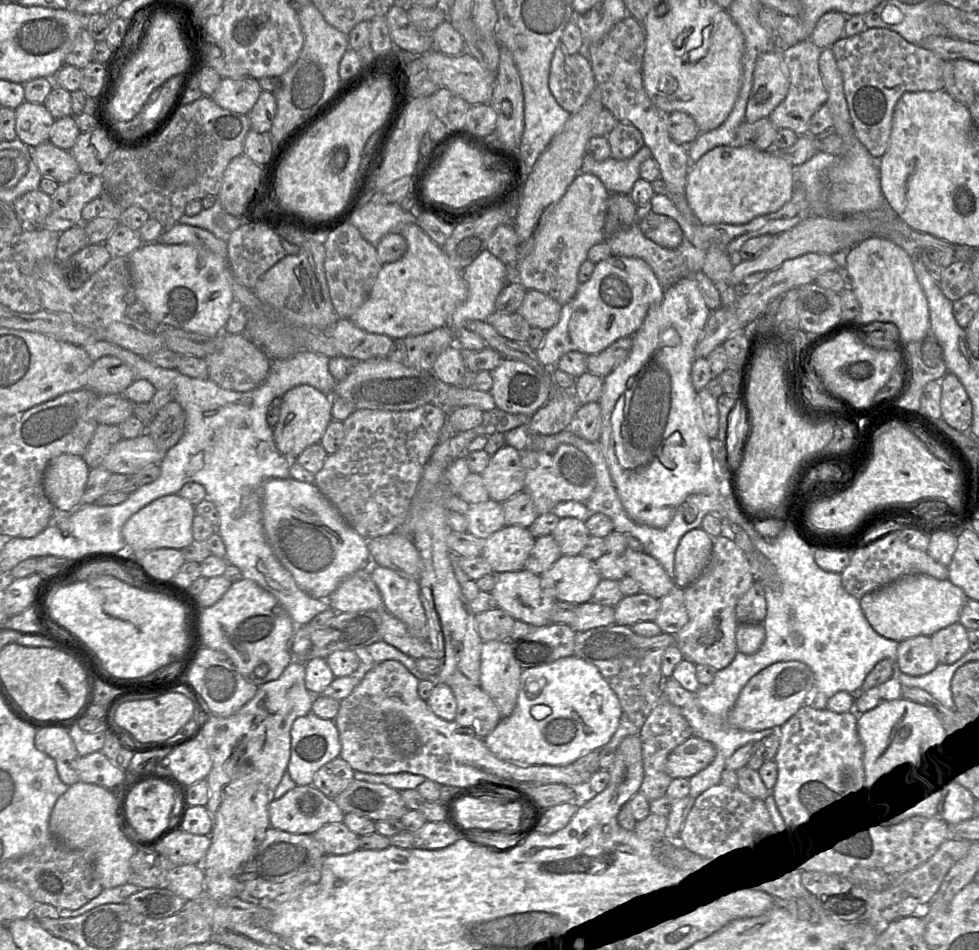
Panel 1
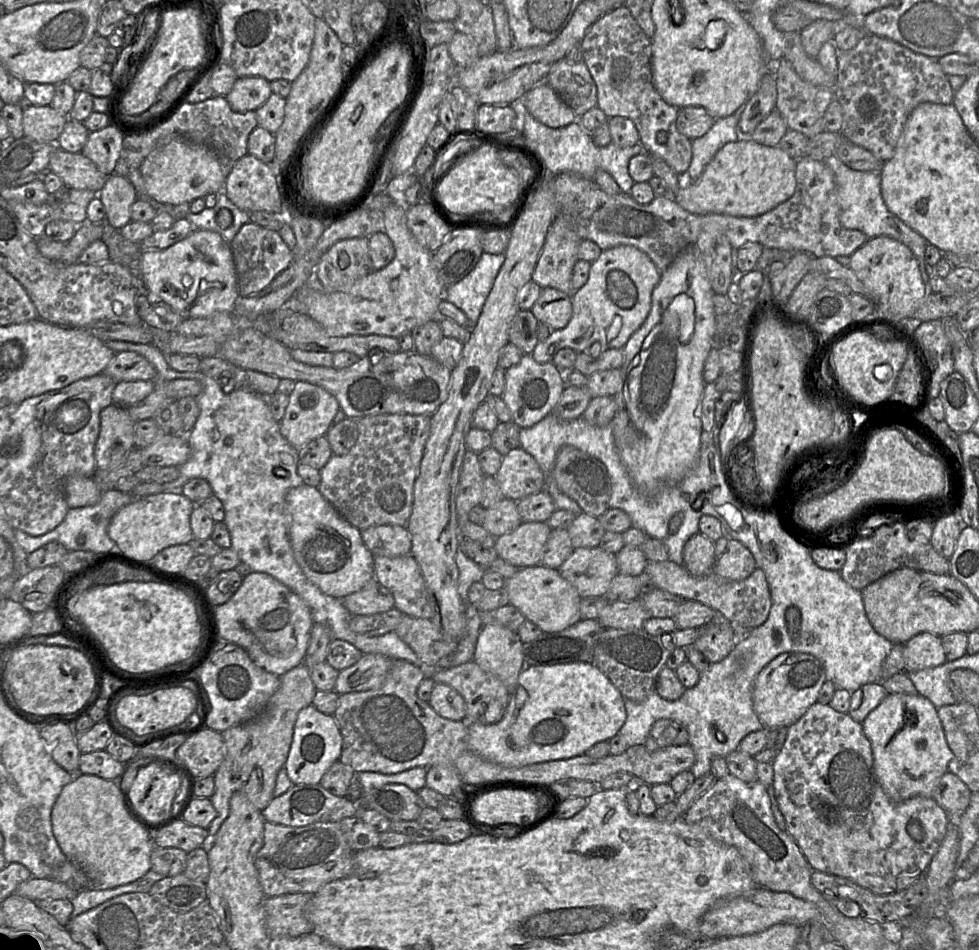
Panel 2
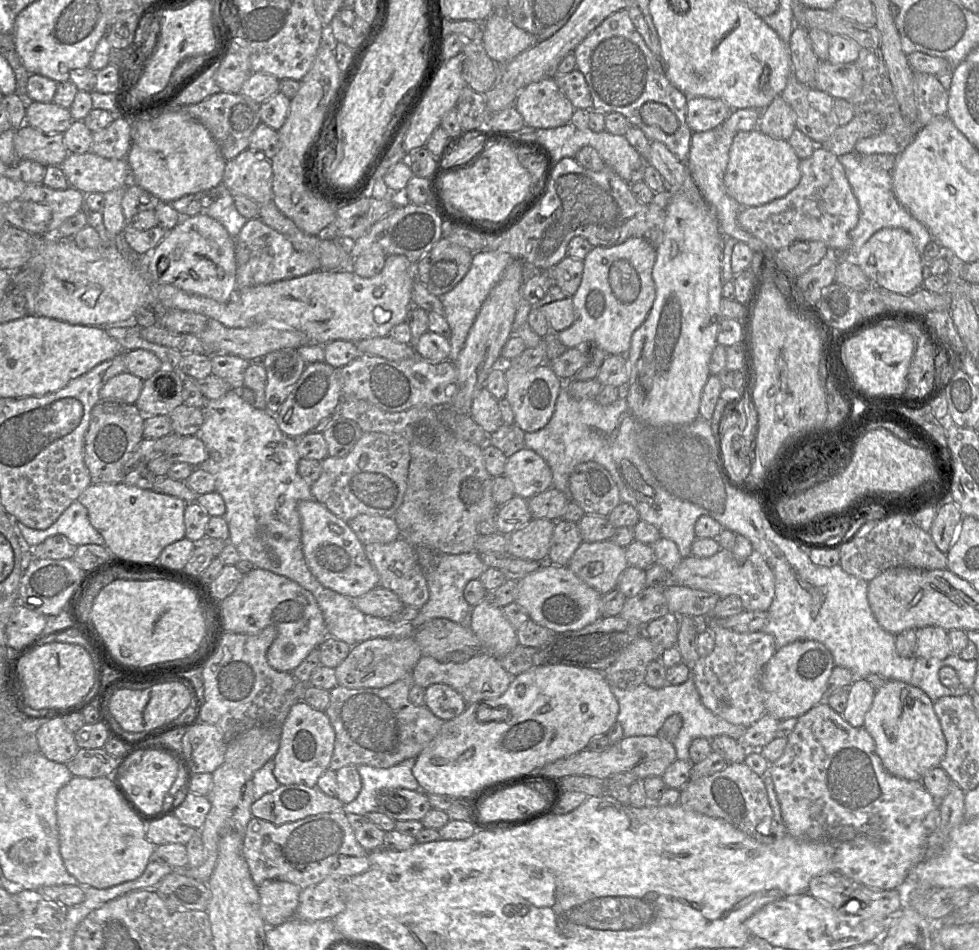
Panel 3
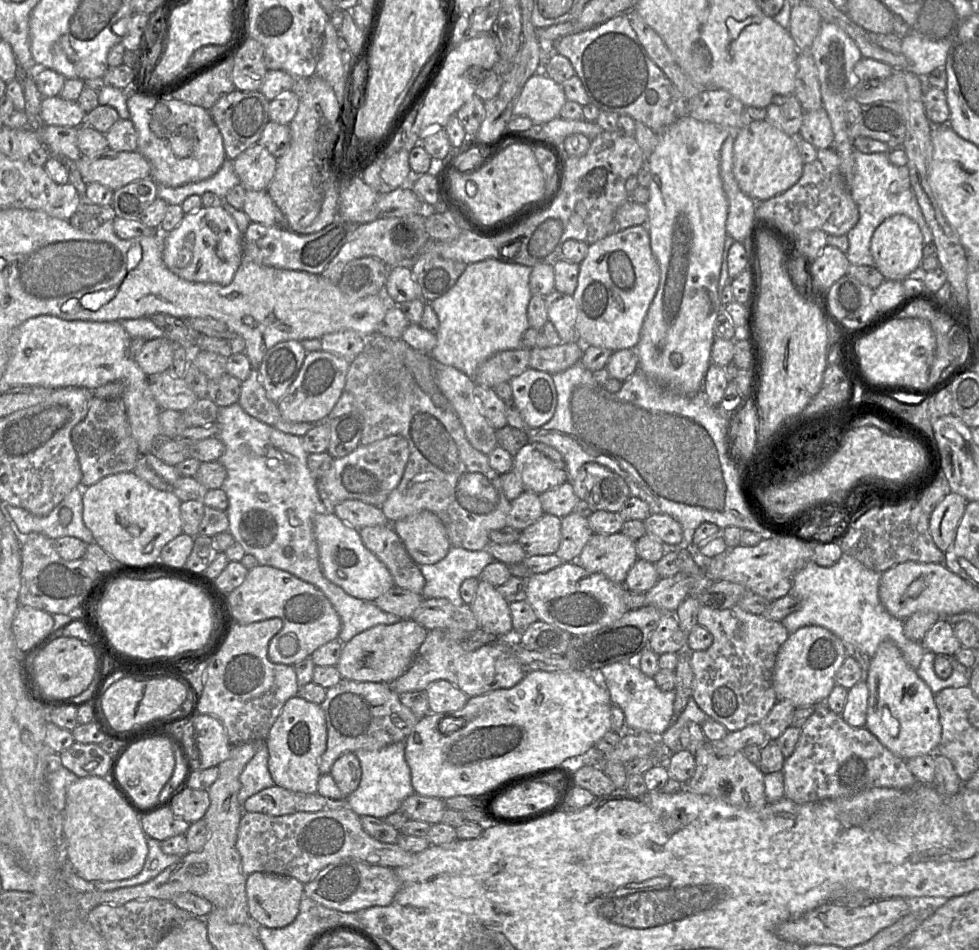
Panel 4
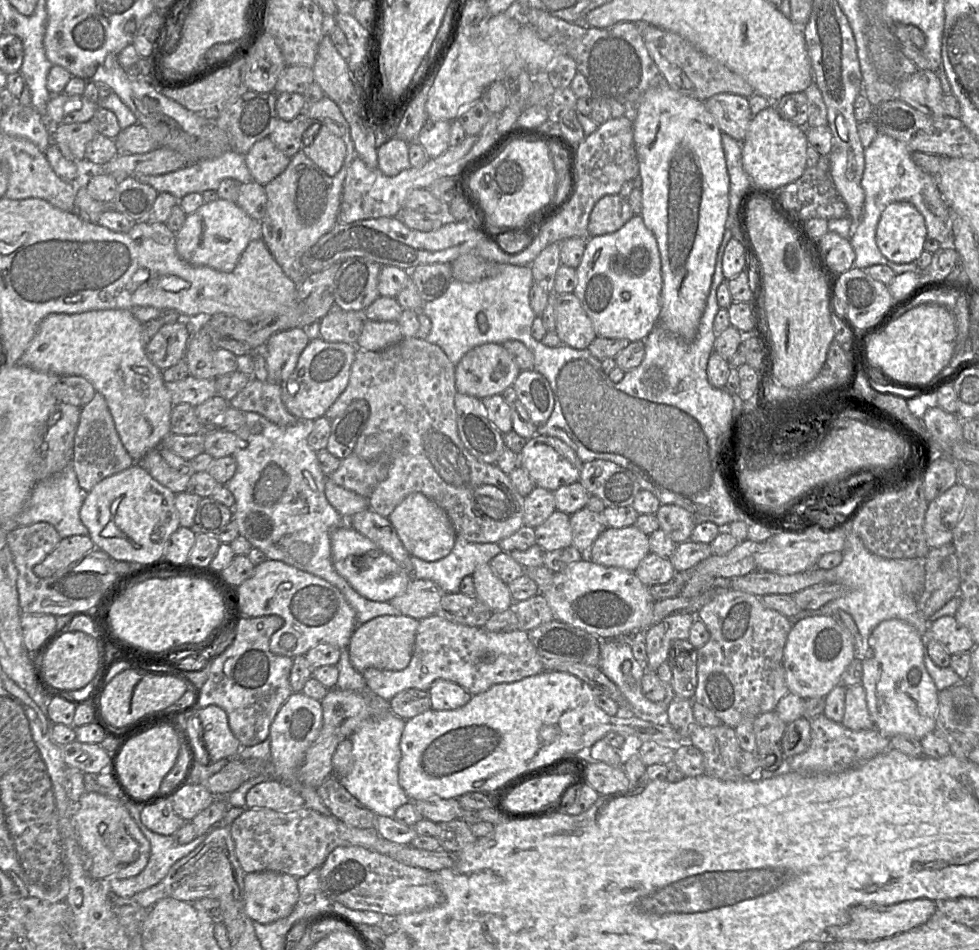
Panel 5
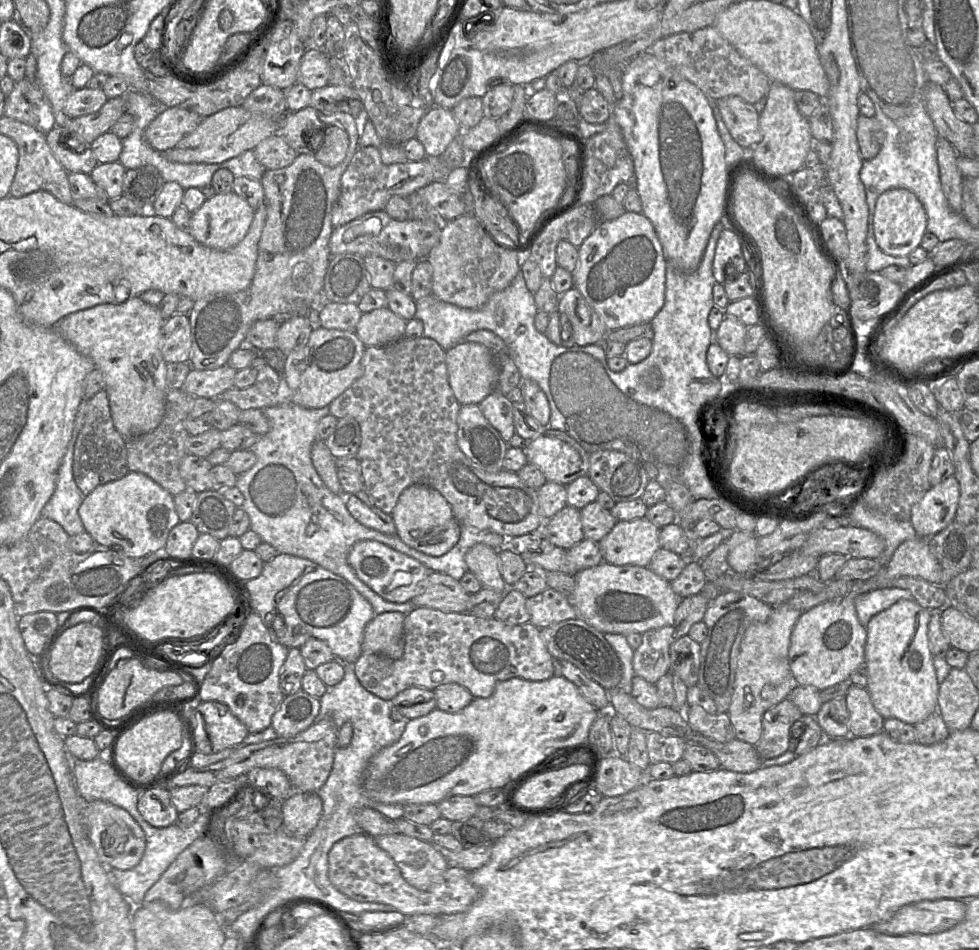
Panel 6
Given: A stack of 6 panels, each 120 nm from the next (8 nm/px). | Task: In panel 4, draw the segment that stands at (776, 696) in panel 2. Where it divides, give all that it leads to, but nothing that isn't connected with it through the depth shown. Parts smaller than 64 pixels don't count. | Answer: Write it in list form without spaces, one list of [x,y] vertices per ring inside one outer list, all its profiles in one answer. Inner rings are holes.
[[[809,625],[789,634],[778,650],[773,670],[778,700],[790,700],[797,708],[824,704],[836,685],[836,673],[847,656],[845,643],[824,627]]]

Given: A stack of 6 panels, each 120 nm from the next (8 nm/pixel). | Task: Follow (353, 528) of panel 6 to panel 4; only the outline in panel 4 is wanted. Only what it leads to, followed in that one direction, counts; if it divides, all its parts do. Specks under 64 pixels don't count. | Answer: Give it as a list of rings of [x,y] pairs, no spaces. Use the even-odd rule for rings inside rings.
[[[237,402],[230,406],[219,408],[216,424],[218,425],[217,437],[223,442],[225,446],[225,452],[217,461],[219,461],[225,467],[227,472],[226,478],[220,488],[224,490],[224,492],[226,493],[229,502],[228,508],[225,510],[229,520],[228,532],[233,536],[234,540],[243,547],[245,554],[253,555],[257,559],[258,563],[261,565],[272,566],[284,570],[286,572],[289,572],[294,576],[298,577],[299,579],[314,585],[316,588],[322,591],[322,593],[327,597],[327,599],[330,601],[330,603],[332,604],[335,611],[340,617],[341,630],[339,632],[338,639],[343,644],[350,641],[355,635],[376,625],[379,624],[388,625],[399,622],[401,618],[399,618],[397,615],[381,610],[374,602],[358,599],[356,597],[347,594],[341,587],[332,583],[324,576],[319,561],[318,546],[314,534],[313,518],[316,514],[326,512],[327,510],[323,506],[318,494],[317,490],[318,479],[311,474],[308,468],[307,457],[309,453],[304,448],[302,437],[282,432],[273,426],[261,422],[257,418],[246,413]],[[452,546],[445,558],[435,564],[419,565],[424,576],[423,599],[445,598],[455,606],[464,604],[460,586],[468,578],[479,578],[494,557],[484,550],[471,551]]]

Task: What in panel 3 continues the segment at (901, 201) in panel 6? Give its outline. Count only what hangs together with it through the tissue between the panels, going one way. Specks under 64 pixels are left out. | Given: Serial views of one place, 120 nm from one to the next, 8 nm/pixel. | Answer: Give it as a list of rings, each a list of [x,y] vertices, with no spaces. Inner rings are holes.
[[[883,228],[875,232],[851,259],[858,264],[871,282],[899,294],[911,294],[923,285],[922,260],[912,235],[902,228]]]

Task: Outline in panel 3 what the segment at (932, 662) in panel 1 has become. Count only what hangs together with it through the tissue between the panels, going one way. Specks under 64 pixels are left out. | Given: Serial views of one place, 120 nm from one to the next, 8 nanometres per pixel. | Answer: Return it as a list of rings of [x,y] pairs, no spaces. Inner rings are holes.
[[[925,626],[916,629],[916,657],[926,659],[945,659],[952,652],[948,639],[948,631],[938,626]]]

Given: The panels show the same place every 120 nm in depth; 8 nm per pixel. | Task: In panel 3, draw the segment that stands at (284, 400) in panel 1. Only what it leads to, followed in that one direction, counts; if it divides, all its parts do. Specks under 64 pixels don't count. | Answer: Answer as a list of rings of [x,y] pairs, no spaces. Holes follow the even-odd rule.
[[[323,362],[307,364],[287,398],[274,415],[280,430],[287,436],[299,439],[308,434],[323,419],[331,415],[341,398],[339,368]]]

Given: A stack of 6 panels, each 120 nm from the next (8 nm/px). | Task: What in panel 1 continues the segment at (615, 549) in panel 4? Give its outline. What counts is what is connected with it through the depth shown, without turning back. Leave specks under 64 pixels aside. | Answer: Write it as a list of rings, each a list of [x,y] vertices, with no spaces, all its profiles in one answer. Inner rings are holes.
[[[580,554],[561,555],[550,569],[540,575],[543,586],[551,590],[556,601],[572,604],[591,602],[593,592],[602,580],[593,561],[586,559]]]

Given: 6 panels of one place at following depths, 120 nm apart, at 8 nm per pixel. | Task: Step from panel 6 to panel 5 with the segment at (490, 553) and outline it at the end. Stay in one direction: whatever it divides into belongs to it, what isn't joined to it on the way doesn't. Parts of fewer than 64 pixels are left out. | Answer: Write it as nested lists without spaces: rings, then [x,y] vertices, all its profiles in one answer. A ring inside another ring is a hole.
[[[489,563],[477,566],[472,577],[475,596],[483,601],[493,613],[503,612],[513,605],[514,601],[508,585],[493,572]]]

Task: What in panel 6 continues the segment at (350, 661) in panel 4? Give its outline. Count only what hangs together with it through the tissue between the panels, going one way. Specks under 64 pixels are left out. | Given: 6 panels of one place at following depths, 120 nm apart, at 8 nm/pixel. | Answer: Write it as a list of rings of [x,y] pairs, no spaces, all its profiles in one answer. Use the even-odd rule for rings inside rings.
[[[386,612],[377,614],[364,631],[362,654],[380,654],[400,659],[404,654],[405,614]]]

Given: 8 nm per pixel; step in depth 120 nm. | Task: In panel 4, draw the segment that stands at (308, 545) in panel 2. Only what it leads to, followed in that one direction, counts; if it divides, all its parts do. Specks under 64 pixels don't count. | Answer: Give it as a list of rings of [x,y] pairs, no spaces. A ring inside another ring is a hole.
[[[333,511],[318,513],[313,518],[319,561],[324,576],[347,594],[373,602],[394,586],[387,567],[366,548],[359,530],[339,519]]]

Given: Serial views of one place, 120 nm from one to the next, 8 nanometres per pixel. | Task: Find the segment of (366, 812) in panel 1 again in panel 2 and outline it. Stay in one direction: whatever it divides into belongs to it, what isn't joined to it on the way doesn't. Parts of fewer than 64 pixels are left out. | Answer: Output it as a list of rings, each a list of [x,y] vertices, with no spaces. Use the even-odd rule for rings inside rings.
[[[385,784],[365,796],[361,786],[361,801],[357,804],[379,812],[392,822],[417,820],[427,807],[417,792],[403,784]]]

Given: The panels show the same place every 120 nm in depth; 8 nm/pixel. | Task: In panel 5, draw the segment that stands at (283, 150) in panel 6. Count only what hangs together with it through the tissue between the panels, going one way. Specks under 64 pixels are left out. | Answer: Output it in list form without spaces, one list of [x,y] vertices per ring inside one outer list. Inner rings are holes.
[[[269,136],[257,141],[245,154],[246,165],[253,180],[262,185],[280,175],[290,159],[276,147]]]

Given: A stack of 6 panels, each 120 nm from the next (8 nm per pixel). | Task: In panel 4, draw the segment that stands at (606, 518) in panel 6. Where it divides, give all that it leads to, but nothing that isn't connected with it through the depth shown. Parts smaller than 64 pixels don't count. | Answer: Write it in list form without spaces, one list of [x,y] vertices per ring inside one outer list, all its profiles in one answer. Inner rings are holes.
[[[571,512],[561,520],[561,541],[555,554],[564,563],[577,561],[584,546],[593,534],[588,519]]]

